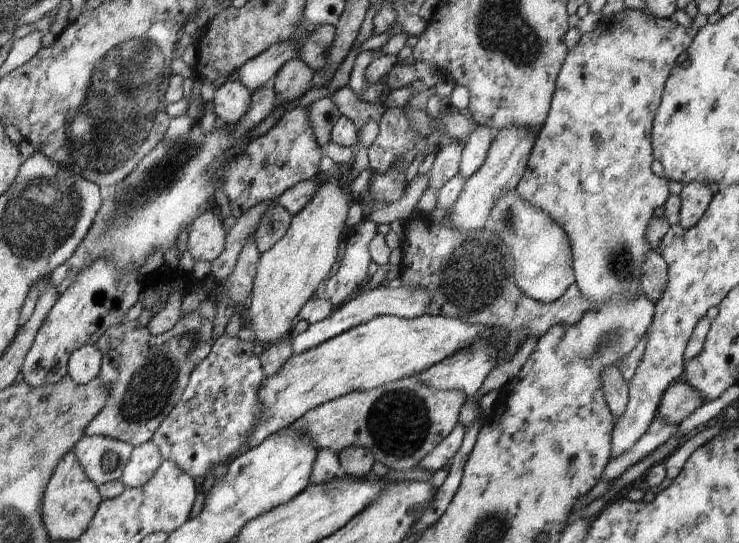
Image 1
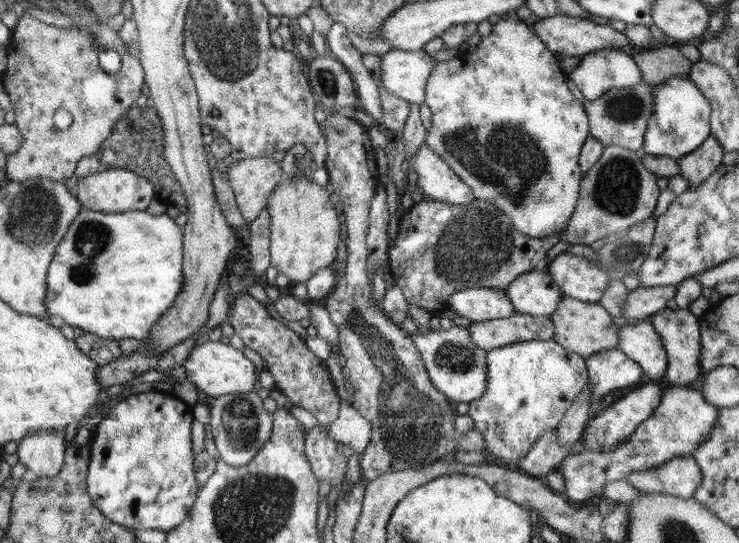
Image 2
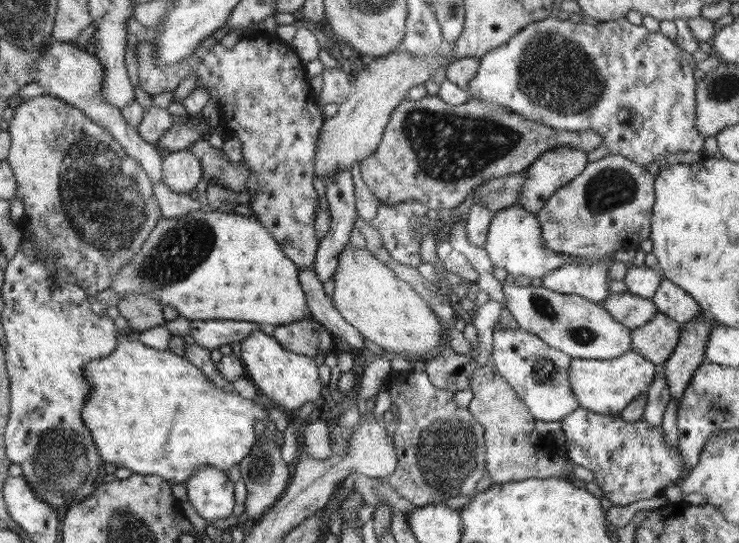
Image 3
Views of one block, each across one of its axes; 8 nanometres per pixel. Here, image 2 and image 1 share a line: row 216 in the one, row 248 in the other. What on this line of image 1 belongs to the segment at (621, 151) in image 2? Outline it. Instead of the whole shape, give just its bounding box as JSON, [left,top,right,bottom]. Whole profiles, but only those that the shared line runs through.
[516,9,699,308]

